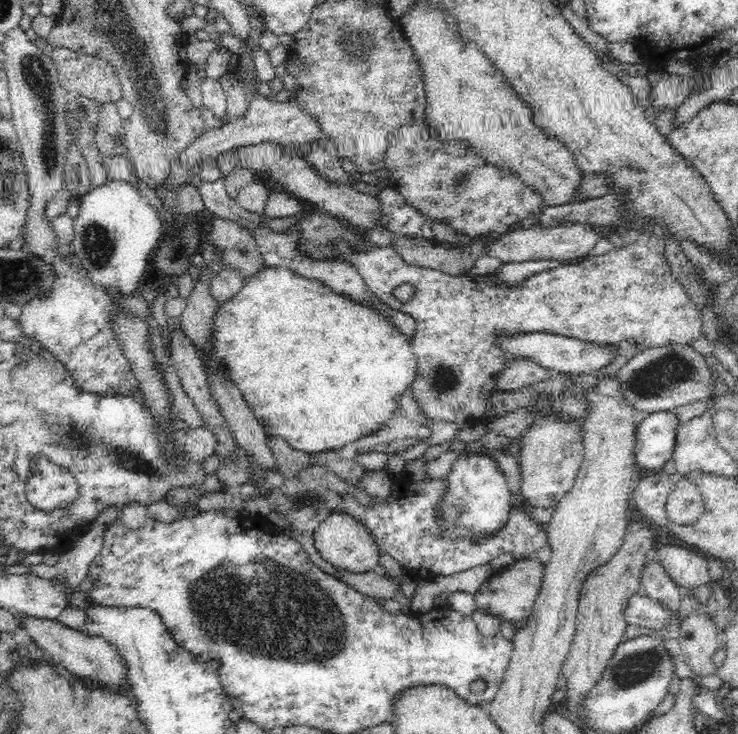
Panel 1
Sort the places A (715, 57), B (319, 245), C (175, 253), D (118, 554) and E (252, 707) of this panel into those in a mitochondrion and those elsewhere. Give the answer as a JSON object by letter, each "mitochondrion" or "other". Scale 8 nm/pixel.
{"A":"other","B":"mitochondrion","C":"mitochondrion","D":"other","E":"other"}

